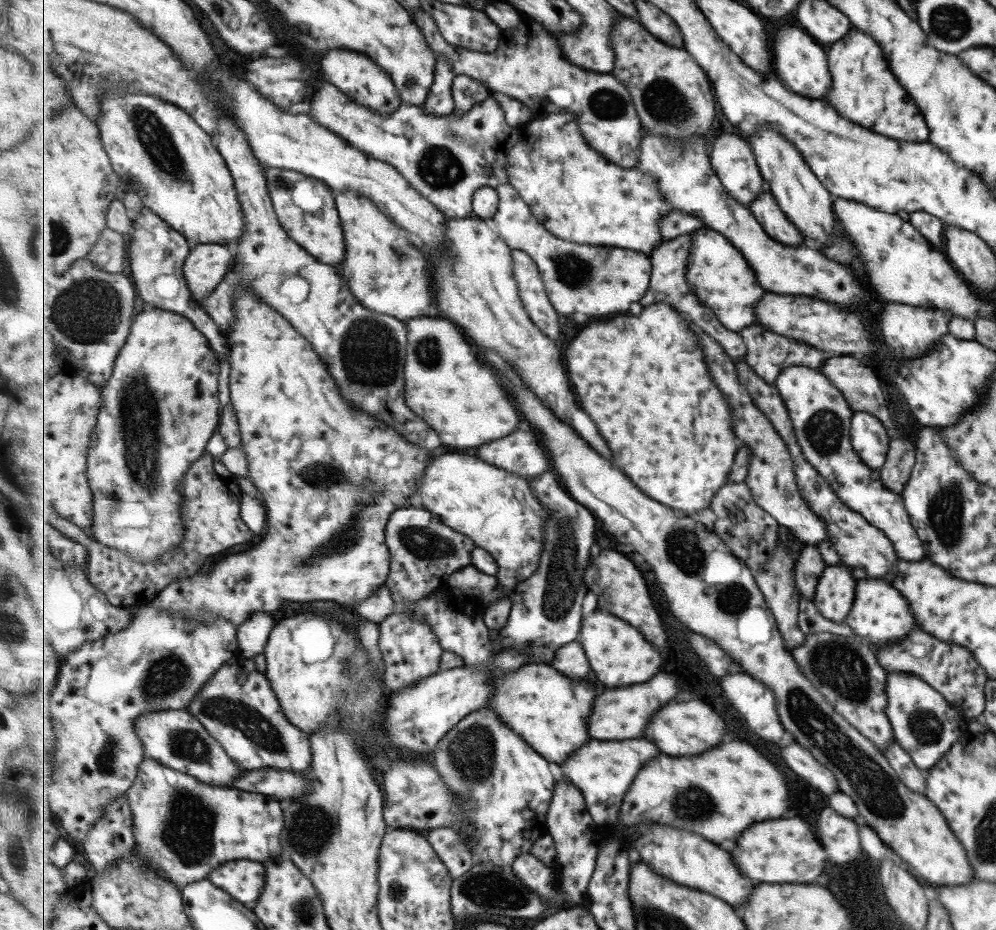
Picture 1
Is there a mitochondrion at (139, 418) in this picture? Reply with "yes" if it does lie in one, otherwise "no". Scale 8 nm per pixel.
yes

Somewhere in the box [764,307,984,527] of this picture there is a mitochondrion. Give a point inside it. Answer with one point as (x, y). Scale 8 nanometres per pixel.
(823, 431)

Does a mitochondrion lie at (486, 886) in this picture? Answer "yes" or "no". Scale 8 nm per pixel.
yes

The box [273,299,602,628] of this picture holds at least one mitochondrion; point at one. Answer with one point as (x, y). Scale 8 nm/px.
(365, 492)

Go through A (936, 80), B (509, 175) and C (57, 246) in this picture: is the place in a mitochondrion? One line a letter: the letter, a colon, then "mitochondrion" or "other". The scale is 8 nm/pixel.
A: other
B: other
C: mitochondrion

